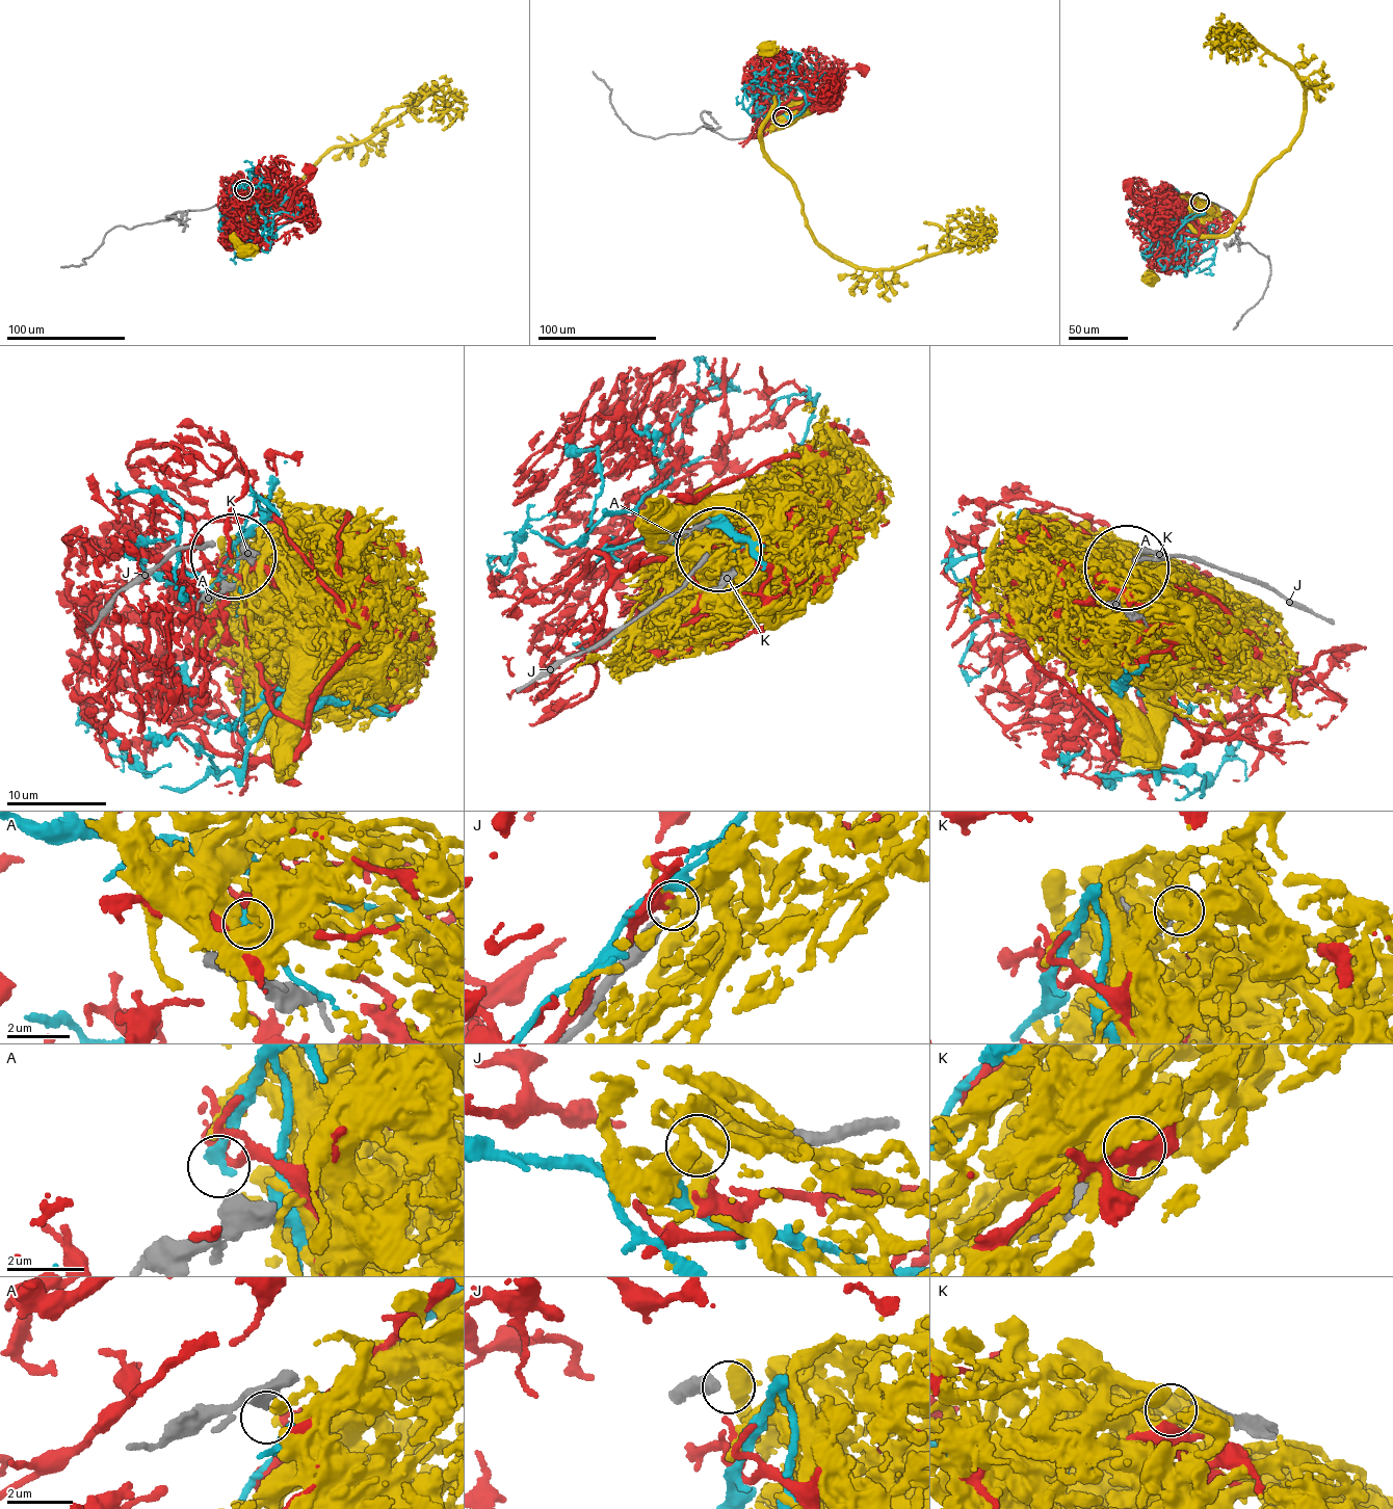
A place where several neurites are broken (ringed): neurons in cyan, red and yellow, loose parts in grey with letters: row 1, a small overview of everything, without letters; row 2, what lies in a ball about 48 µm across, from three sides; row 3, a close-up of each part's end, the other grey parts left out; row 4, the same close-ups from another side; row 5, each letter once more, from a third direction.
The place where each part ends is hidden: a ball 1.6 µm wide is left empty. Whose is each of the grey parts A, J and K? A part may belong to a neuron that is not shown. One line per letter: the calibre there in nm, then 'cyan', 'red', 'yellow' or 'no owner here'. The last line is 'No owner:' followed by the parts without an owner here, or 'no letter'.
A: calibre 320 nm; red
J: calibre 440 nm; no owner here
K: calibre 400 nm; yellow
No owner: J

